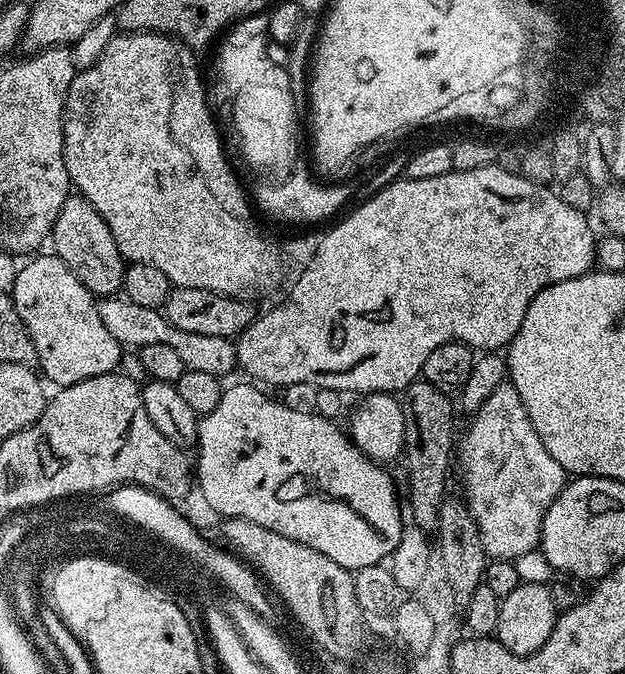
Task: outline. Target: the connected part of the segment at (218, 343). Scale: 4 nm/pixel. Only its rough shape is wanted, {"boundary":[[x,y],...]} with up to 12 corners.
{"boundary":[[101,299],[106,330],[139,350],[169,343],[185,369],[221,378],[237,367],[229,337],[183,332],[163,311]]}

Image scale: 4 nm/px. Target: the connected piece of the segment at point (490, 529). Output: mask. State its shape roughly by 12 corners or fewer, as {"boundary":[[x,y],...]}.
{"boundary":[[500,384],[458,440],[492,560],[537,551],[566,473]]}

